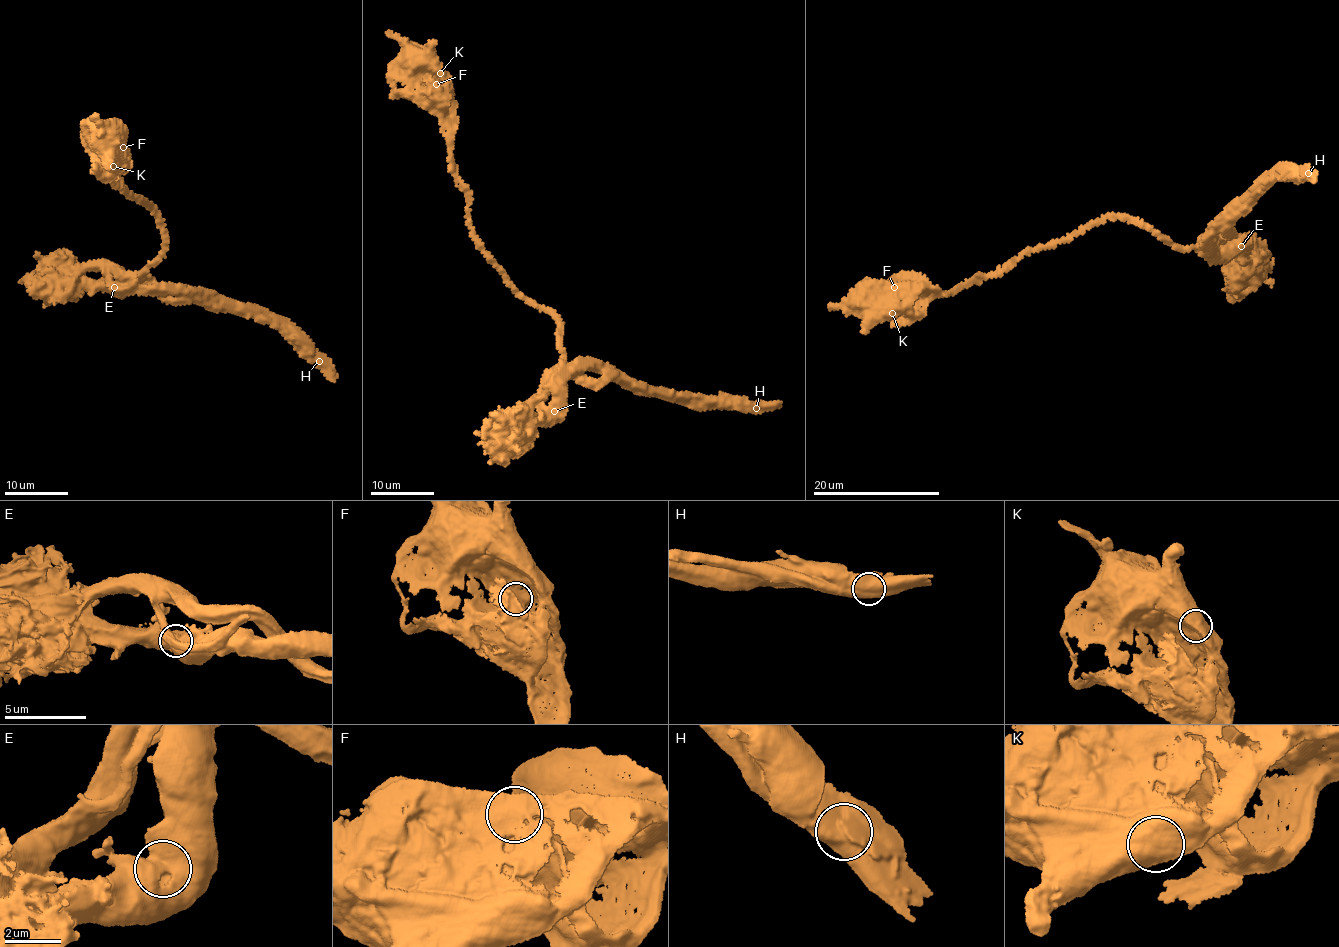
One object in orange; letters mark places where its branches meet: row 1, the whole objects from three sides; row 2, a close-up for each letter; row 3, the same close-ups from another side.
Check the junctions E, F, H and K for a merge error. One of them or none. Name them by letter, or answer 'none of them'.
H

